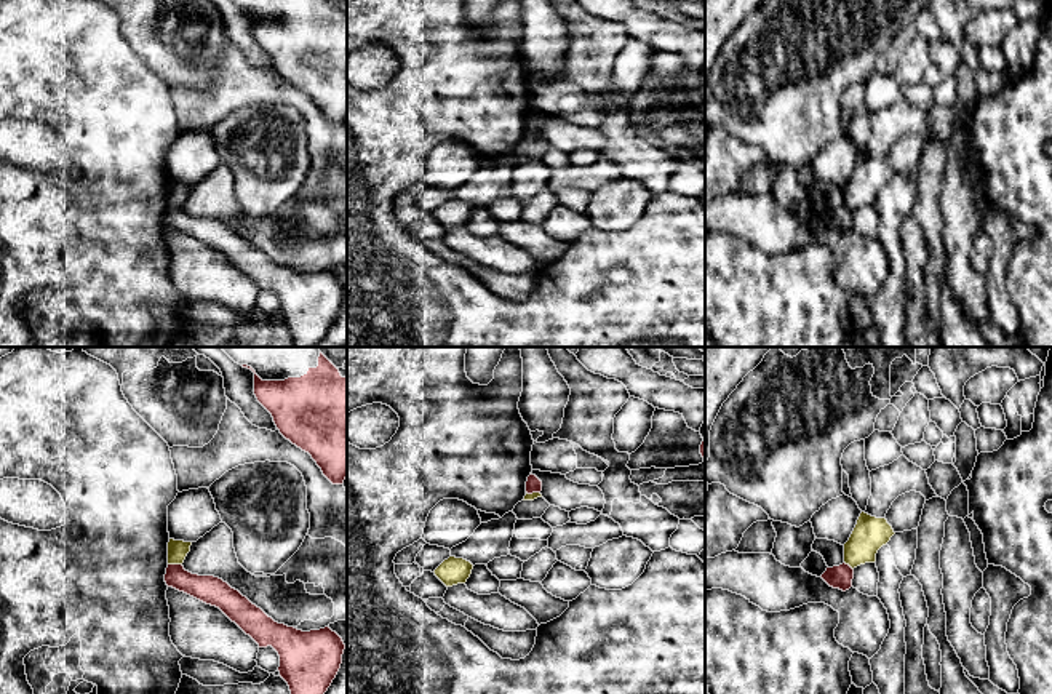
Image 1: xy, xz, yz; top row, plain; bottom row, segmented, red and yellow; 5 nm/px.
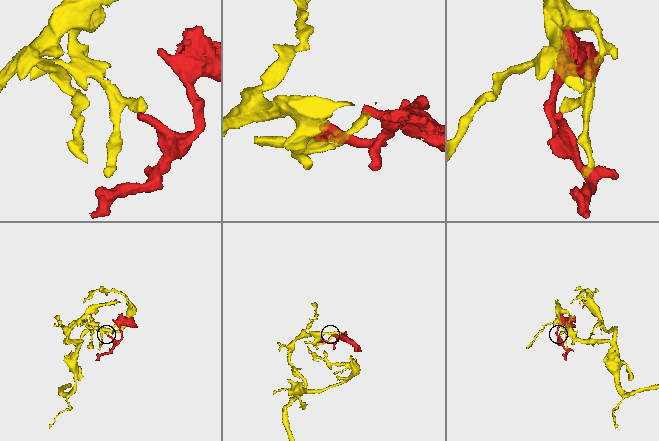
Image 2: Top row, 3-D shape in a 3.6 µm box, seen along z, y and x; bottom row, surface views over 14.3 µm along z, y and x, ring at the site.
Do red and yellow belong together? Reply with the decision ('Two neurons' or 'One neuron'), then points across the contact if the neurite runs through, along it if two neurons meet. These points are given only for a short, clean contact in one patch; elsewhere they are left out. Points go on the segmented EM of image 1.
Two neurons. Boundary: xy (168, 563), (181, 565)

